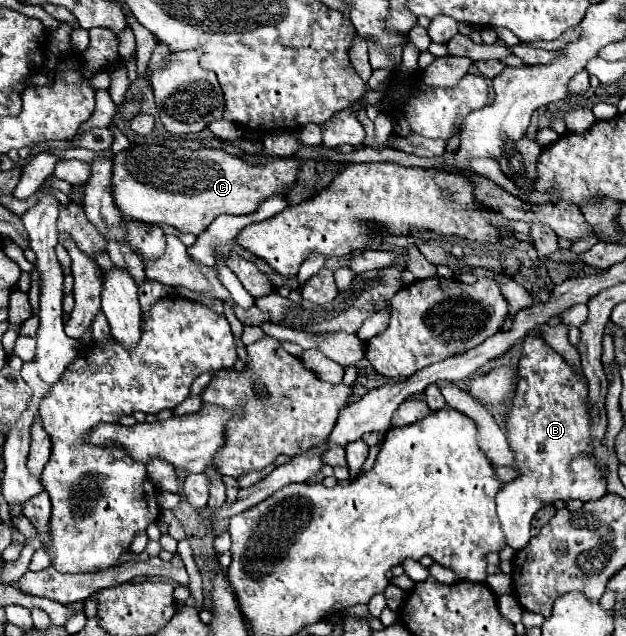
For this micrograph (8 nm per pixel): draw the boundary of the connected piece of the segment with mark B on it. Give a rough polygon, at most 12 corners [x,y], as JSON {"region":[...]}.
{"region":[[526,336],[508,442],[520,476],[496,496],[522,550],[548,500],[606,494],[588,386]]}

